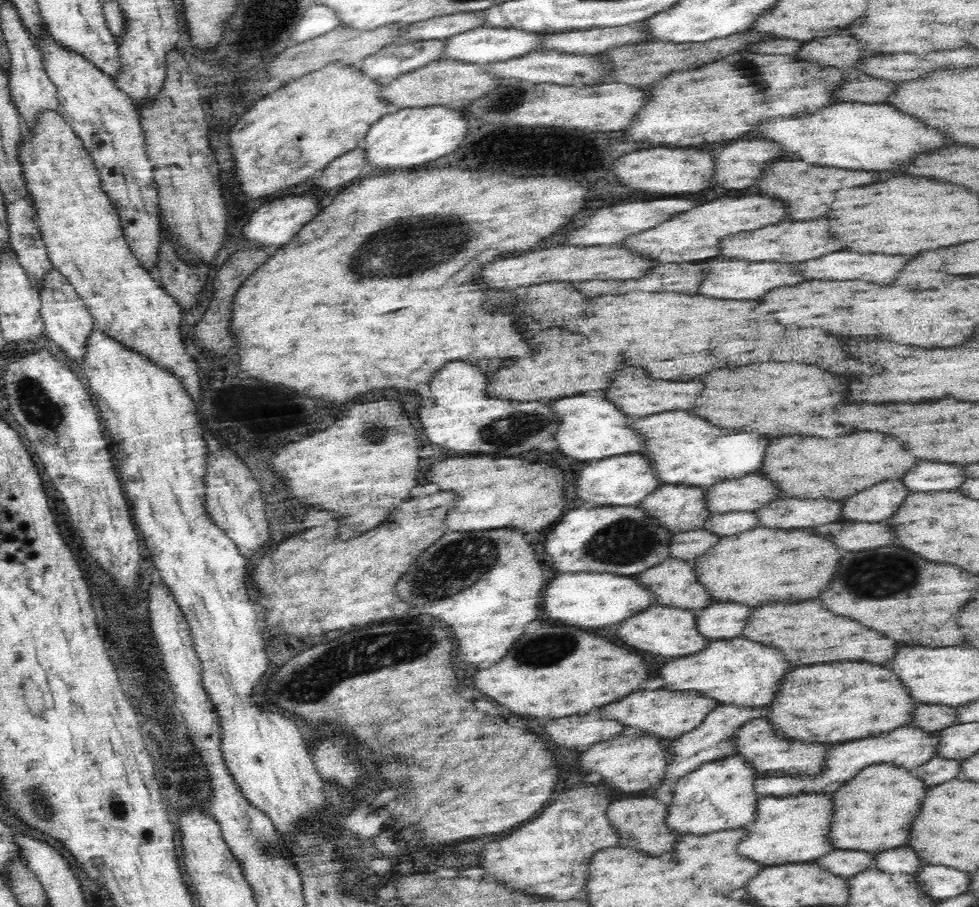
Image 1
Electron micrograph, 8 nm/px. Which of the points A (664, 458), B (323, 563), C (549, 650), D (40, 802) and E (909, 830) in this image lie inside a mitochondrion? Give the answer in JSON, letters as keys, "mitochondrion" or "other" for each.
{"A":"other","B":"other","C":"mitochondrion","D":"mitochondrion","E":"other"}

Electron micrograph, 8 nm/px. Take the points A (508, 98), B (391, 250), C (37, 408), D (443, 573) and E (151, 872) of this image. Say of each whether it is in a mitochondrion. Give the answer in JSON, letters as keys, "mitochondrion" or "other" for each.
{"A":"mitochondrion","B":"mitochondrion","C":"mitochondrion","D":"mitochondrion","E":"other"}

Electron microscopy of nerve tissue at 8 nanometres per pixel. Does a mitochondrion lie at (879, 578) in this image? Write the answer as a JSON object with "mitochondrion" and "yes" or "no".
{"mitochondrion":"yes"}

